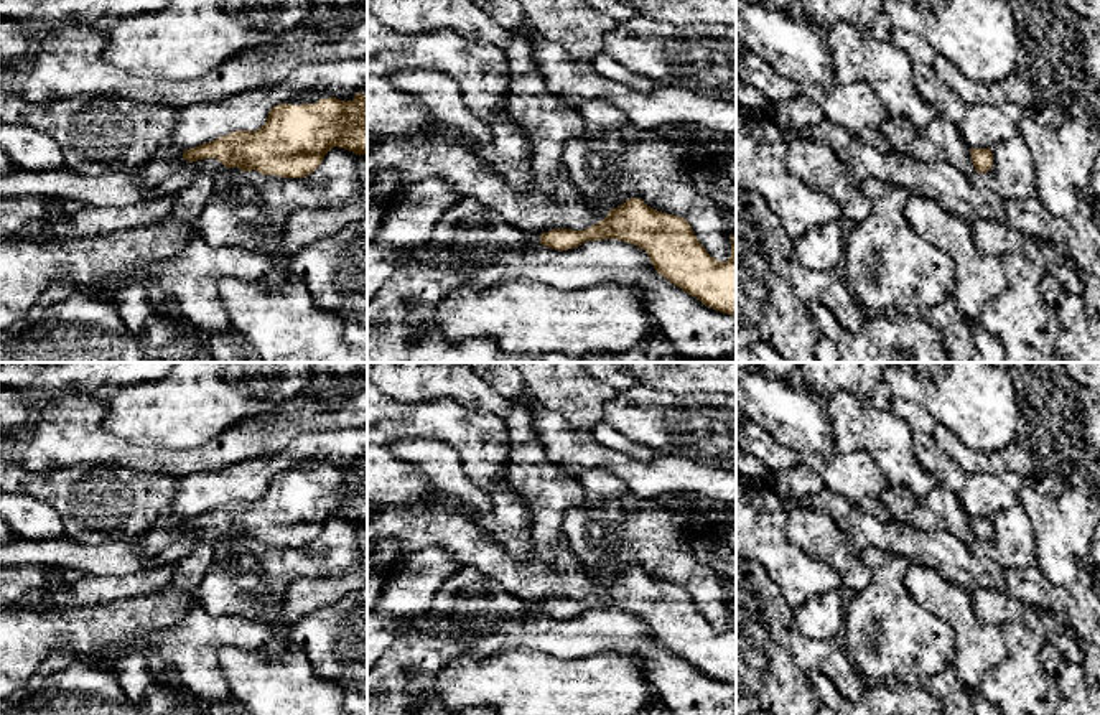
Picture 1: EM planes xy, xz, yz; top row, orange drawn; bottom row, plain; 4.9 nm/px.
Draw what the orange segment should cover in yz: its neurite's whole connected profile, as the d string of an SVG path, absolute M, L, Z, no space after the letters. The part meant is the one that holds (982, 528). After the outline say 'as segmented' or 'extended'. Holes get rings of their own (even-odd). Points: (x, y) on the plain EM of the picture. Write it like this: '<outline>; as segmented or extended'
M937 484L927 496L889 488L883 502L894 521L921 530L950 532L963 544L986 542L993 535L991 517L970 517L958 493L950 488Z; extended

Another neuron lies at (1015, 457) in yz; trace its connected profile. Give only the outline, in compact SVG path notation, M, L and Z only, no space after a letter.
M937 423L932 437L940 453L947 455L967 474L1018 473L1024 479L1036 474L1032 451L1016 438L1000 451L985 453L958 440L949 428Z

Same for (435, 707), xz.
M431 700L418 708L413 715L497 715L497 712L491 705L469 707L459 712L451 712L440 700Z

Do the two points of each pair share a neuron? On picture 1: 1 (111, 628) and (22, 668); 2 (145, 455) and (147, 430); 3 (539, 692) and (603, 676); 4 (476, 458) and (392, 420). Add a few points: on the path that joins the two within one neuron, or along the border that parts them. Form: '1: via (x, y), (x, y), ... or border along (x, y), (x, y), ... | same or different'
1: via (88, 630), (56, 630), (41, 644) | same
2: border along (109, 432), (140, 445), (183, 450) | different
3: via (555, 691), (587, 691) | same
4: via (458, 437), (442, 420), (414, 420) | same

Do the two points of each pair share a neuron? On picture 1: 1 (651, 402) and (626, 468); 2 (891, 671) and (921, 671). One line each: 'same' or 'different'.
1: different
2: same

